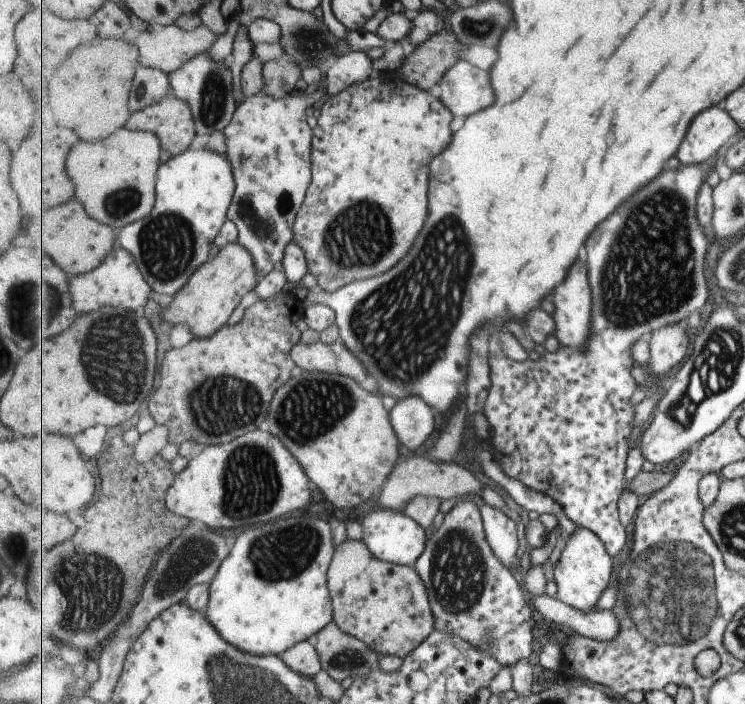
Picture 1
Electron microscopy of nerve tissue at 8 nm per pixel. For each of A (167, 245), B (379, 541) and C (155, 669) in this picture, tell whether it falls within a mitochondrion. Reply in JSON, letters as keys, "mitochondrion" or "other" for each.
{"A":"mitochondrion","B":"other","C":"other"}

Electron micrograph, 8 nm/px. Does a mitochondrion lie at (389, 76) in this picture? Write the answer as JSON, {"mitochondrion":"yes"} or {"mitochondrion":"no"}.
{"mitochondrion":"no"}

